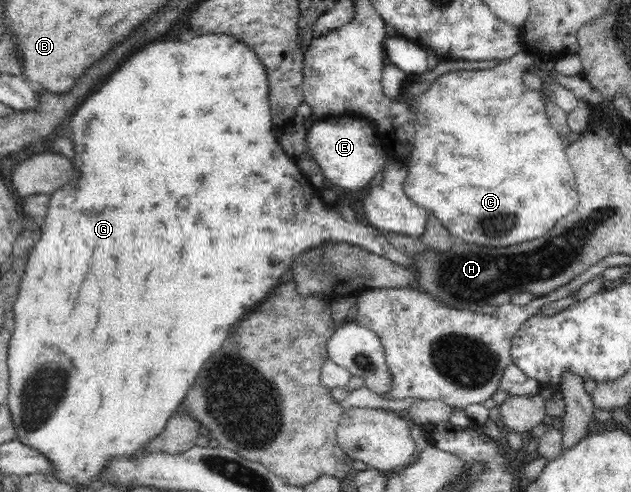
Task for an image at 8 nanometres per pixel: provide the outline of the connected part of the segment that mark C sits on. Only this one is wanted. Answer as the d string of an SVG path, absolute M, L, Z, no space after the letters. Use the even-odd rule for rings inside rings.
M521 48L517 54L499 61L492 68L445 72L435 78L425 92L416 96L415 134L417 136L415 136L415 148L411 152L413 156L407 161L408 175L403 184L403 193L411 202L421 206L421 209L435 217L443 229L447 230L447 233L457 241L467 242L467 244L485 249L503 249L523 245L524 242L543 237L547 232L550 232L557 222L561 222L580 204L574 172L566 155L566 145L554 127L551 126L549 115L547 115L547 105L543 101L543 94L540 91L525 87L523 83L523 75L527 68L536 63L537 54L531 54Z

